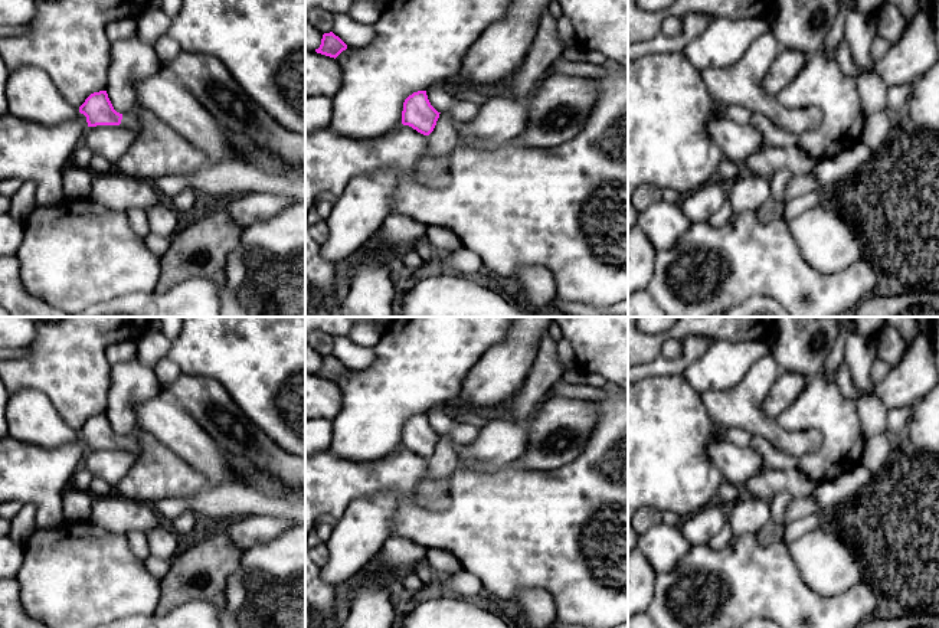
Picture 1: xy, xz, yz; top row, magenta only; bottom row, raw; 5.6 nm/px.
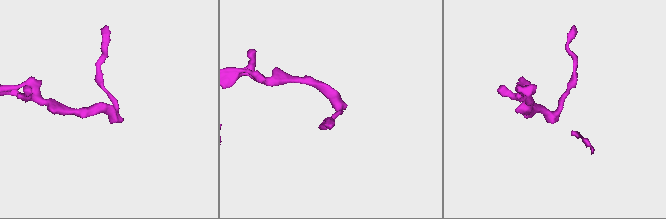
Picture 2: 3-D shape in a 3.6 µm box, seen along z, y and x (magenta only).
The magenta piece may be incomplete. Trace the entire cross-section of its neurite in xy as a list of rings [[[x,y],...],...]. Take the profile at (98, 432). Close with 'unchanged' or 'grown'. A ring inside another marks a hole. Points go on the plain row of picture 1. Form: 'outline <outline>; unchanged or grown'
outline [[[107,413],[91,416],[79,429],[79,435],[86,439],[88,449],[121,447],[138,458],[143,454],[138,431],[134,431],[124,438],[117,435],[108,421]]]; grown

